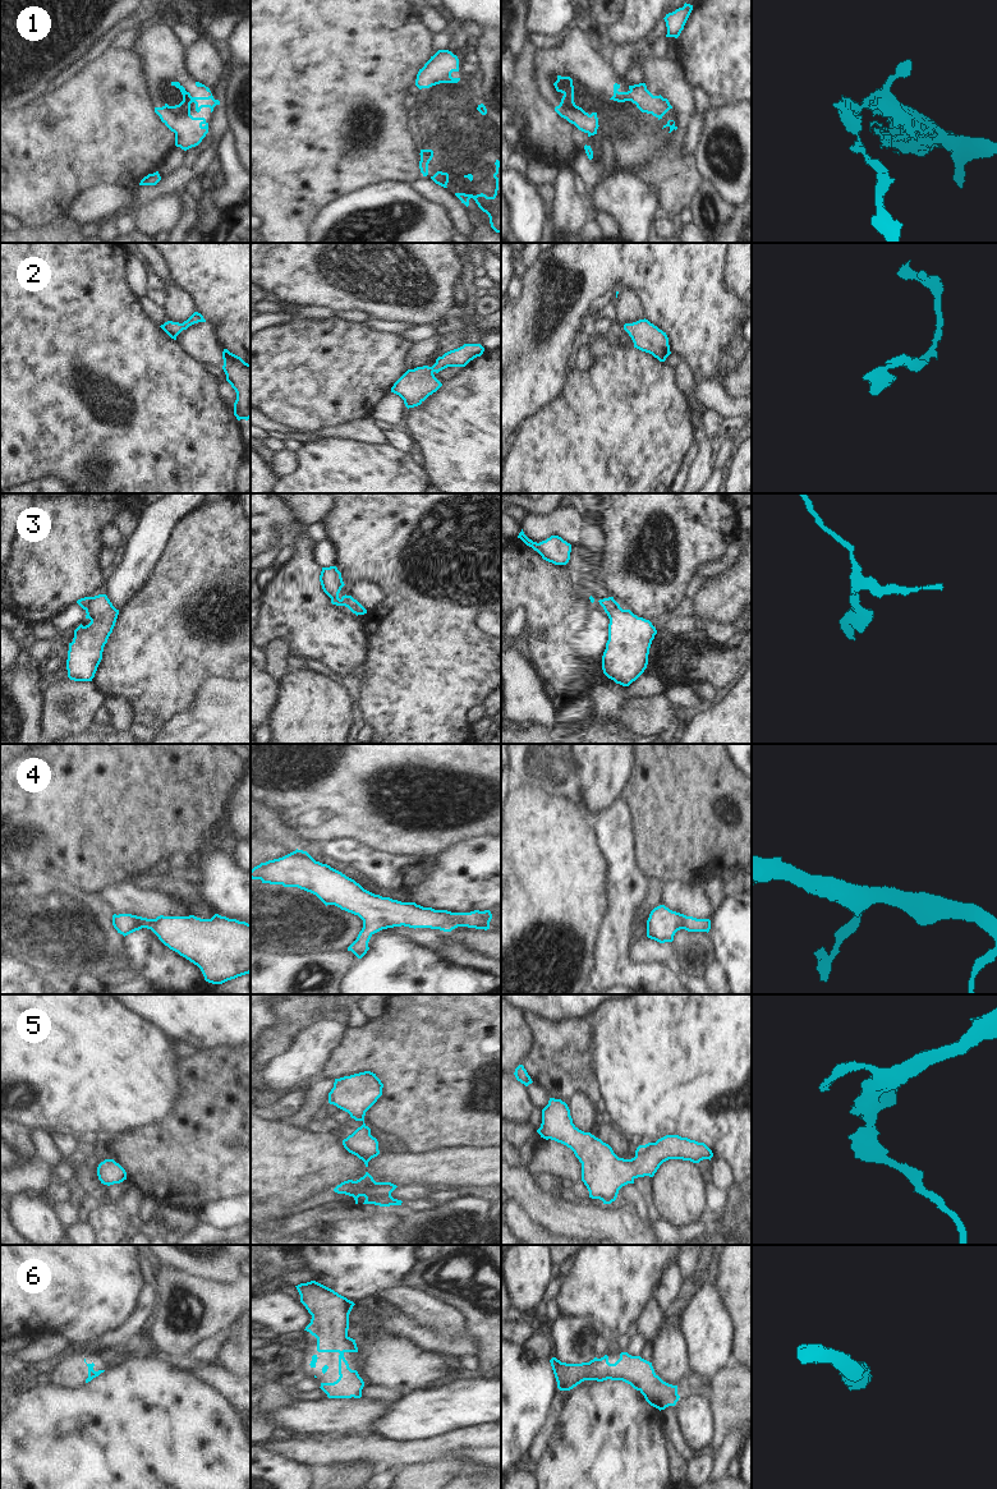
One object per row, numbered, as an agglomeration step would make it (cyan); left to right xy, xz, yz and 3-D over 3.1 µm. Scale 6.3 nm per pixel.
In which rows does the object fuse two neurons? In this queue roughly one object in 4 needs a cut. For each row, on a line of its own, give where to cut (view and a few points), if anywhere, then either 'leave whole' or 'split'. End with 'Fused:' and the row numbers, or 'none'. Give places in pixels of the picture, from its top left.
1: no cut | leave whole
2: no cut | leave whole
3: no cut | leave whole
4: no cut | leave whole
5: no cut | leave whole
6: no cut | leave whole
Fused: none

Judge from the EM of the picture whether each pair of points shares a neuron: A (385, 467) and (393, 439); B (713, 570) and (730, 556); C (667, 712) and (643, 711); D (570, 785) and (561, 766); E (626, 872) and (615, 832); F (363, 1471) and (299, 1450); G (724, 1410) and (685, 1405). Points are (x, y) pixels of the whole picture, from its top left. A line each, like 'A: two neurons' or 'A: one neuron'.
A: two neurons
B: one neuron
C: one neuron
D: one neuron
E: one neuron
F: two neurons
G: two neurons

